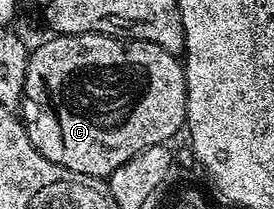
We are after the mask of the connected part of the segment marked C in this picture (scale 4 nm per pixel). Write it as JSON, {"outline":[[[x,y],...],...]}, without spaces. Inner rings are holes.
{"outline":[[[95,33],[87,35],[53,34],[51,38],[46,40],[41,47],[33,46],[31,48],[28,57],[28,68],[26,69],[26,81],[24,82],[24,98],[22,100],[24,128],[34,145],[34,149],[38,149],[38,153],[42,153],[42,157],[54,161],[54,165],[74,169],[74,173],[107,177],[114,173],[114,169],[118,169],[118,165],[130,161],[130,157],[134,157],[151,147],[167,144],[169,142],[167,139],[172,139],[179,131],[183,132],[185,130],[188,117],[188,86],[184,76],[184,64],[177,56],[171,55],[166,49],[162,49],[153,43],[147,43],[141,39],[129,41],[114,35],[98,35]]]}

